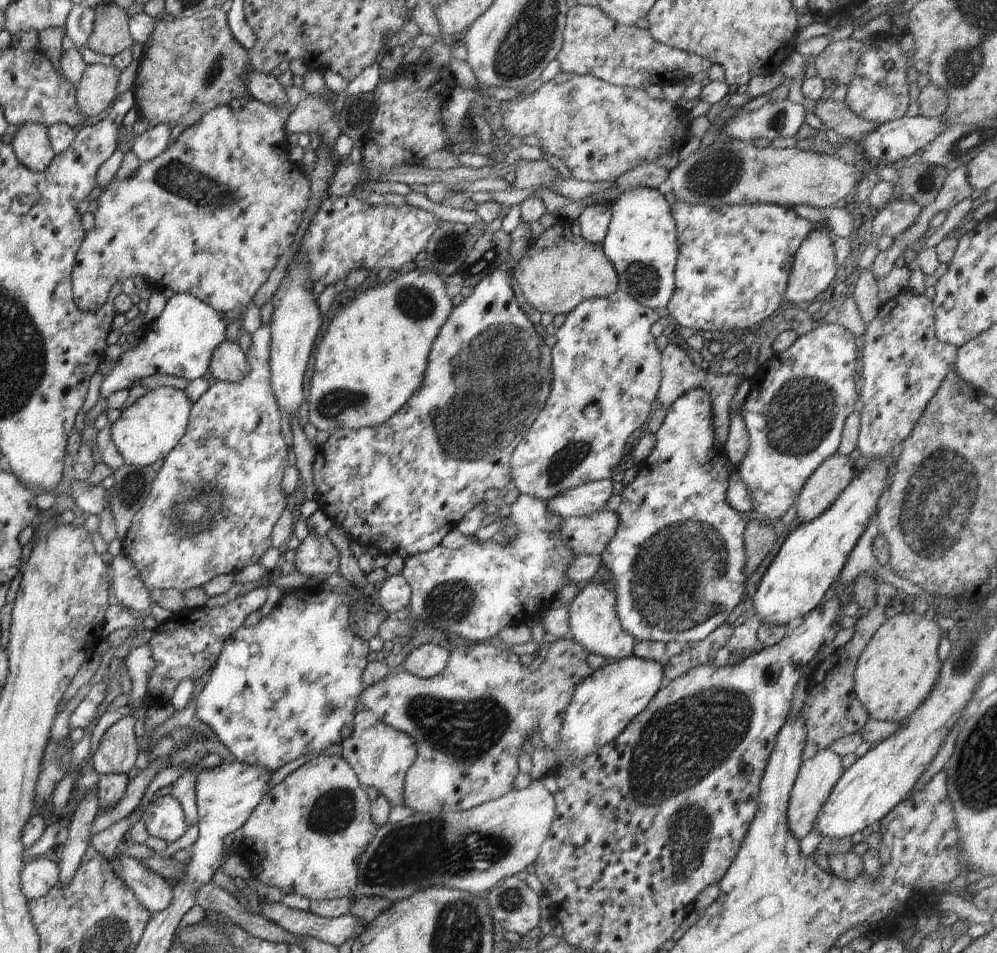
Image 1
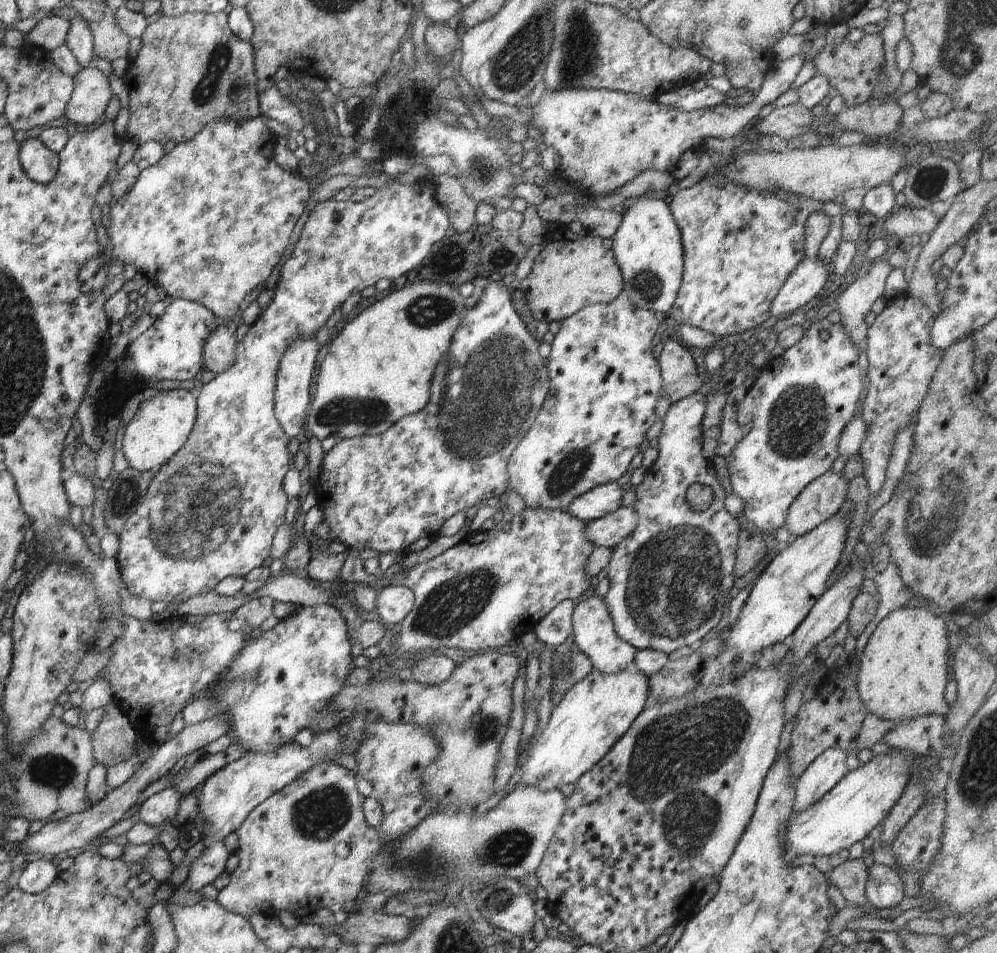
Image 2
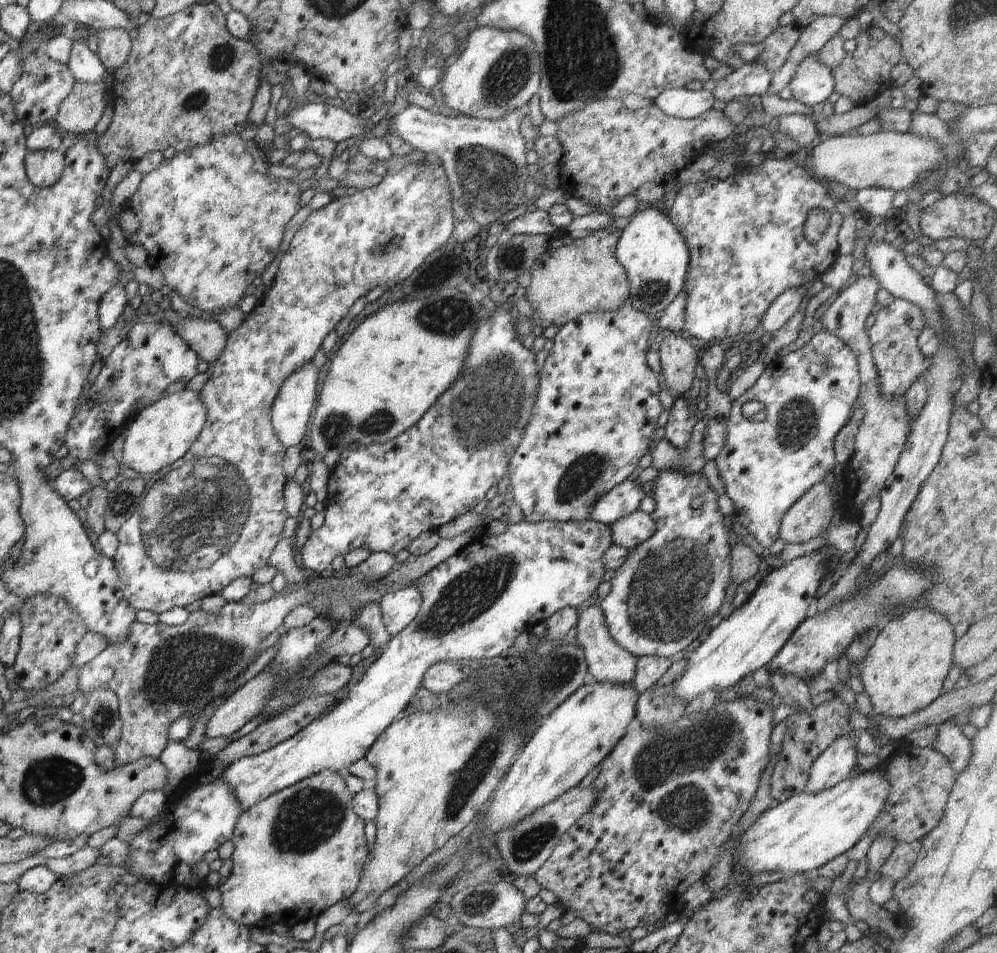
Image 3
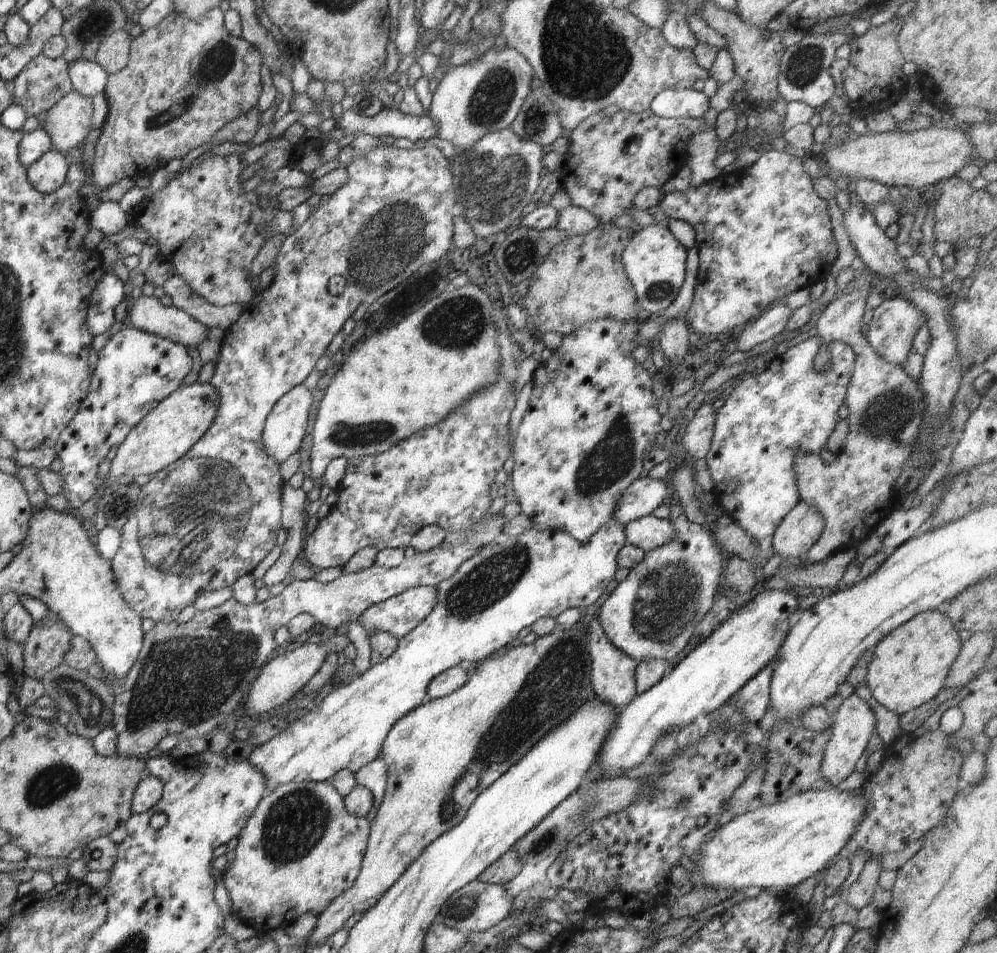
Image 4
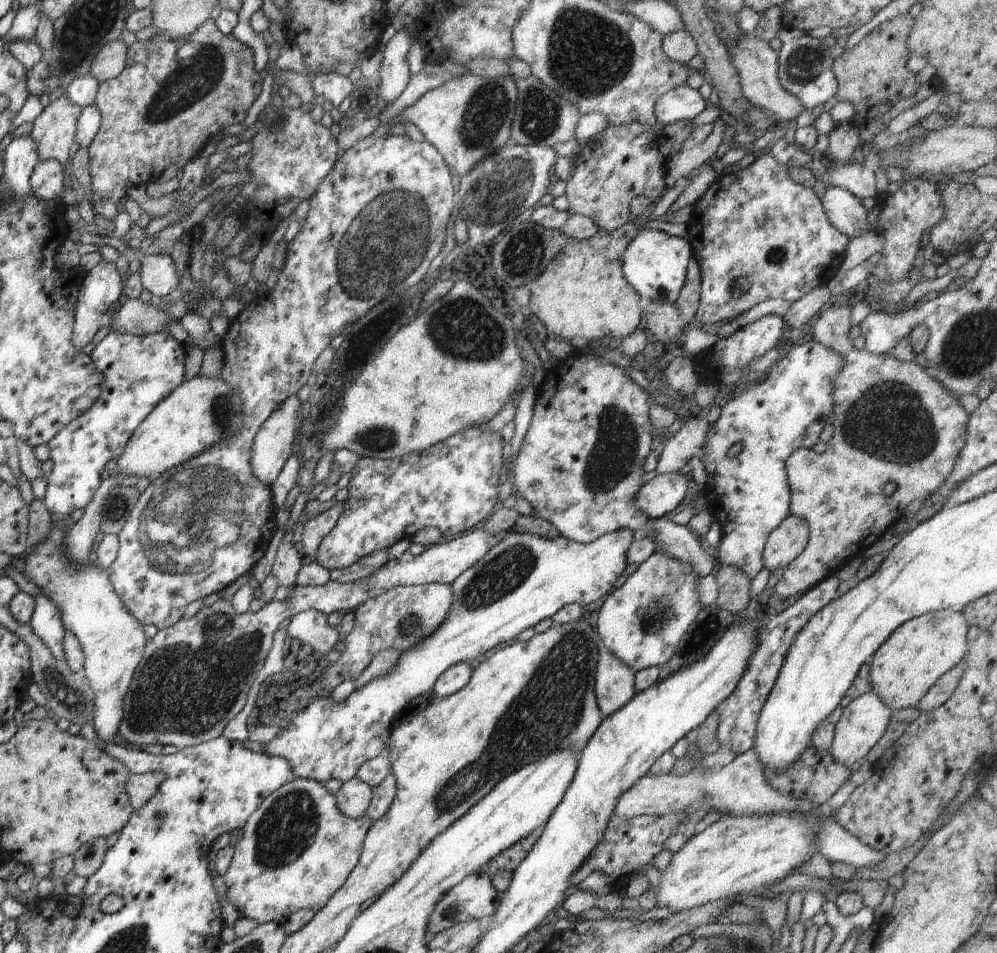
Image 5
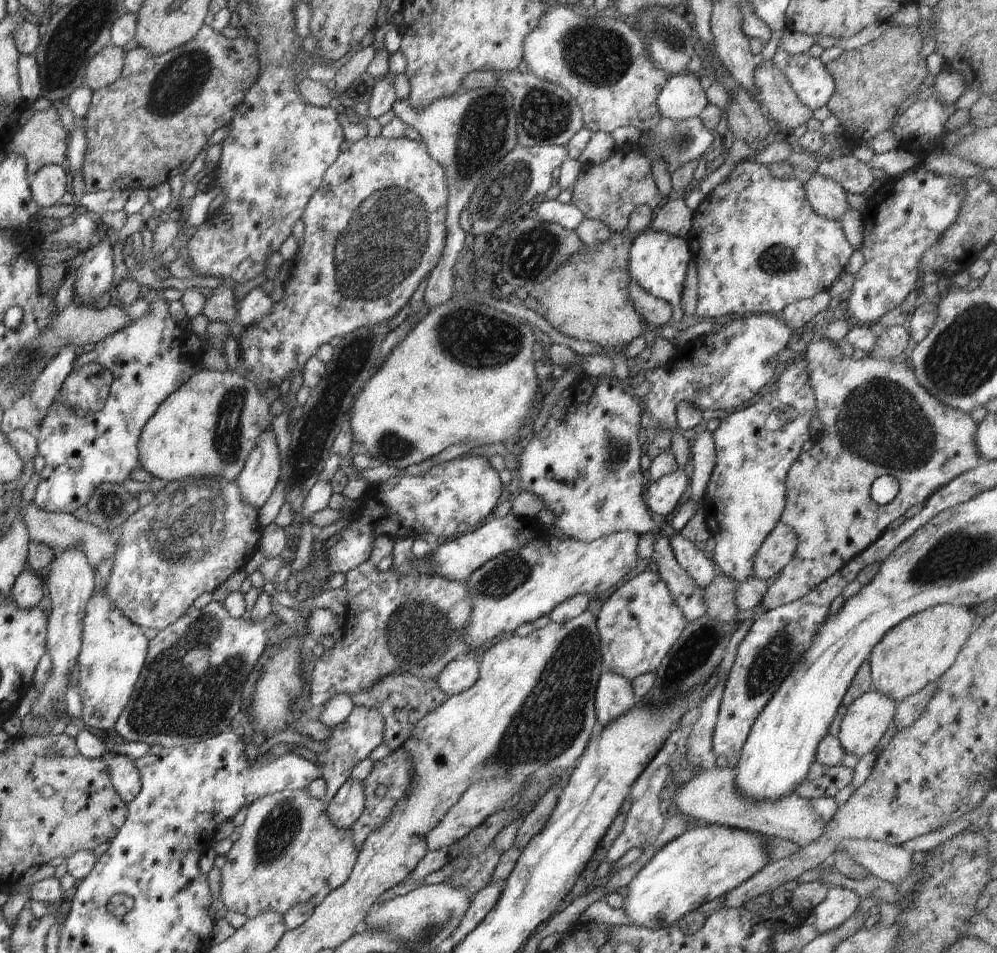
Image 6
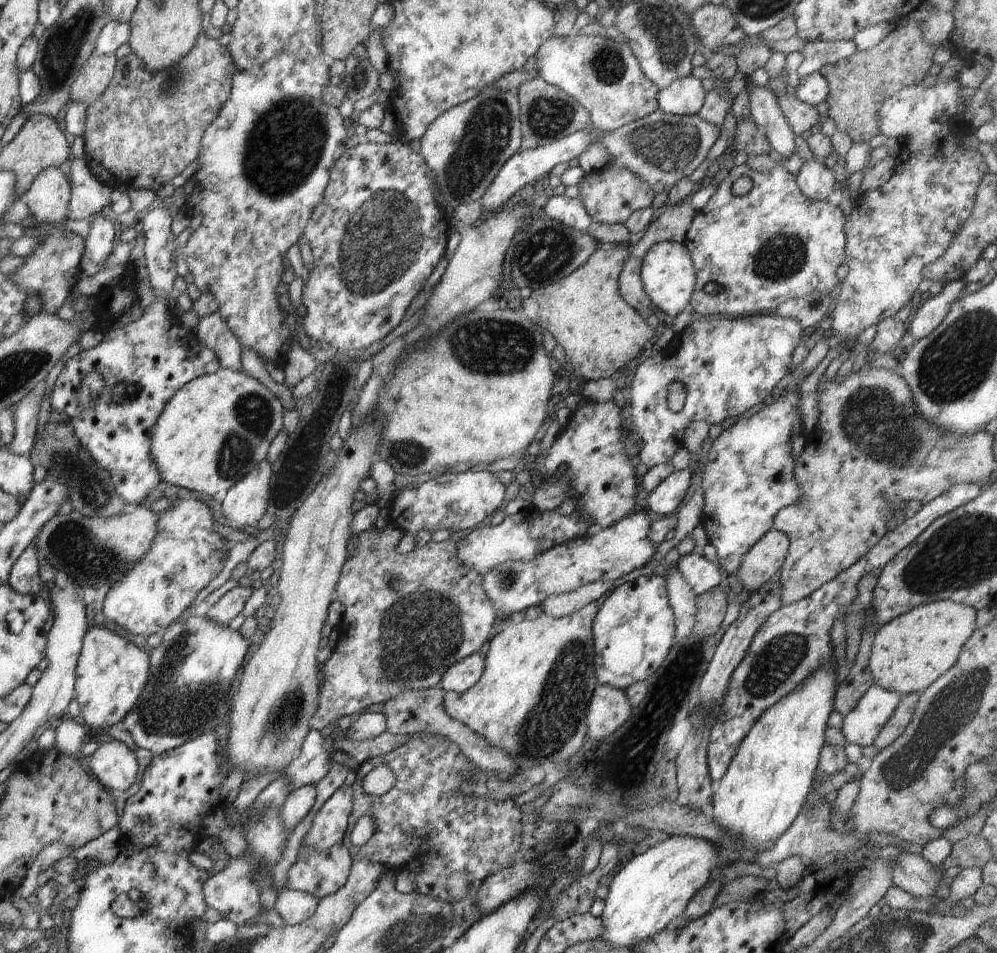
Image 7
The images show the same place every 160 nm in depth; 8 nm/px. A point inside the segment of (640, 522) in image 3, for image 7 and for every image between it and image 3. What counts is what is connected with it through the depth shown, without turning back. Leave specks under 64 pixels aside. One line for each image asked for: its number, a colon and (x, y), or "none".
4: (648, 532)
5: (678, 541)
6: (701, 569)
7: (702, 575)

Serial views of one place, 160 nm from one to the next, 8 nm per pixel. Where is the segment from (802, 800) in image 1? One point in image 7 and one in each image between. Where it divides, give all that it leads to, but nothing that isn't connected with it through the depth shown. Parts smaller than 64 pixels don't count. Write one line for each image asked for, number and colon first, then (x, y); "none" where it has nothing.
2: (829, 767)
3: (833, 765)
4: (853, 725)
5: (863, 721)
6: (867, 719)
7: (861, 726)

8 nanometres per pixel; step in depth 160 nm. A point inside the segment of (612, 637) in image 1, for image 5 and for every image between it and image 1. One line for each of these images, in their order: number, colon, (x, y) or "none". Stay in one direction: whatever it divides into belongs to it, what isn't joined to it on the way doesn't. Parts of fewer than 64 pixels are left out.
2: (593, 629)
3: (607, 661)
4: (612, 671)
5: (614, 680)

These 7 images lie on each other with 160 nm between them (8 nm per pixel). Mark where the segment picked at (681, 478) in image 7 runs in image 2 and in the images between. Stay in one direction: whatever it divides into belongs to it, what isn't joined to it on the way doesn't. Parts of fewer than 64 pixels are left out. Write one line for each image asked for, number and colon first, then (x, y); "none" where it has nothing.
2: (603, 499)
3: (622, 500)
4: (638, 500)
5: (661, 494)
6: (663, 495)

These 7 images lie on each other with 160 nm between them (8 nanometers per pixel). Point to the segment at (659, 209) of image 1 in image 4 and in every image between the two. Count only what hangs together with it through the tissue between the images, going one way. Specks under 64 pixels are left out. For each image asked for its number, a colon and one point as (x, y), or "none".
2: (647, 246)
3: (655, 255)
4: (656, 263)

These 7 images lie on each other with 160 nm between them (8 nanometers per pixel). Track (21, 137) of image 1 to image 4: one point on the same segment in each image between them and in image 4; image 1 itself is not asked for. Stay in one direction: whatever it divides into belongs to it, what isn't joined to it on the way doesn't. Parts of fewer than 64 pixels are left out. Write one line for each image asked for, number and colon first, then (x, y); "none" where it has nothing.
2: (40, 163)
3: (43, 168)
4: (47, 174)

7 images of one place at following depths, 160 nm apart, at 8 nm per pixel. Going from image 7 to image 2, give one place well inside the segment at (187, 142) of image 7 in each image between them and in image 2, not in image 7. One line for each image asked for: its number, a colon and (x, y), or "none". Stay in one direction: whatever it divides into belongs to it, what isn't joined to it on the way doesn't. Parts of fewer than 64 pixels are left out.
2: (192, 69)
3: (187, 79)
4: (154, 116)
5: (174, 95)
6: (150, 124)

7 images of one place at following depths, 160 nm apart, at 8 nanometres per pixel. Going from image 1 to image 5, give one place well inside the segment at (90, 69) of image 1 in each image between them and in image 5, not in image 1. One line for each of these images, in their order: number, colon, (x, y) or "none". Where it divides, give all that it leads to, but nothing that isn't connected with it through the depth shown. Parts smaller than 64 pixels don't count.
2: (91, 93)
3: (83, 108)
4: (68, 122)
5: (54, 131)

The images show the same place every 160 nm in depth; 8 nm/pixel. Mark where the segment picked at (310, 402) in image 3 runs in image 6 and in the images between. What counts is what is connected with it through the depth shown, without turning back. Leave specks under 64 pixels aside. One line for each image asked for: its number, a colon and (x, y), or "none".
4: (285, 426)
5: (272, 446)
6: (262, 470)

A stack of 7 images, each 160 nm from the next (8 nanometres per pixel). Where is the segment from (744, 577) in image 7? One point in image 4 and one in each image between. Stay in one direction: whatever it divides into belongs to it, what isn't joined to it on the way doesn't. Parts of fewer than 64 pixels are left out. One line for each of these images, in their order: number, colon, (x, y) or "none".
4: (798, 531)
5: (787, 541)
6: (778, 548)

